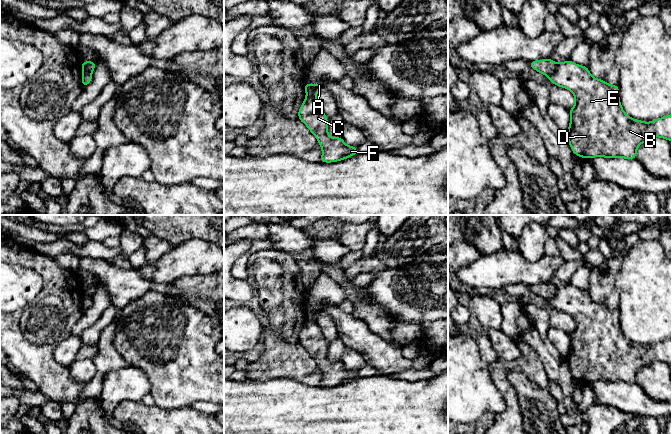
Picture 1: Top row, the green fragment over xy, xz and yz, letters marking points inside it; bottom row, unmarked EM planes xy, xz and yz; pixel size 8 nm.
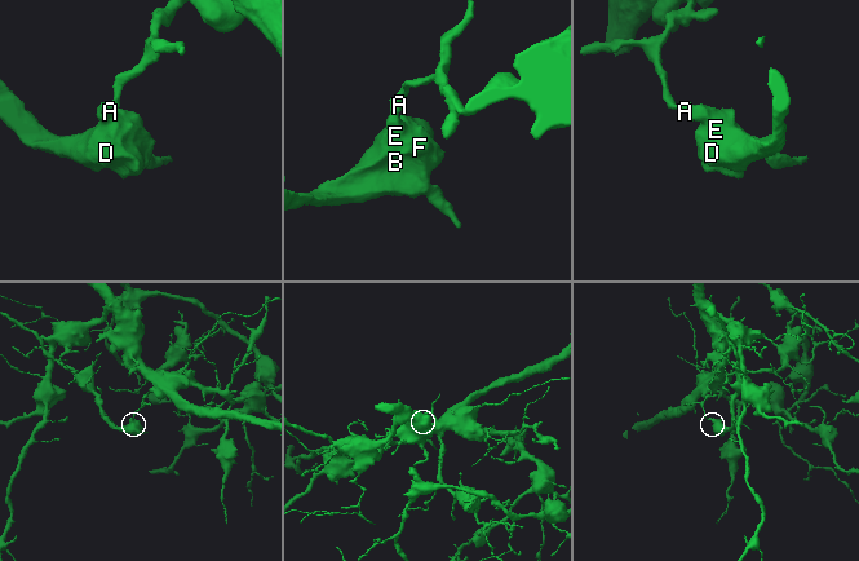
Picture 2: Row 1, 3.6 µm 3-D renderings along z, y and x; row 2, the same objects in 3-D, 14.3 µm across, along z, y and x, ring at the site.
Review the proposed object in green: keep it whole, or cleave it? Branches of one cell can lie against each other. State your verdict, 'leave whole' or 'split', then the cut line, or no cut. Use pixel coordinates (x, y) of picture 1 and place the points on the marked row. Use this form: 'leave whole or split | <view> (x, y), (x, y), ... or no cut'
split | yz (557, 64), (554, 72), (549, 77)

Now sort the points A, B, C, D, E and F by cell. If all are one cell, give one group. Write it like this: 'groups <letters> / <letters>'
groups A / B C D E F

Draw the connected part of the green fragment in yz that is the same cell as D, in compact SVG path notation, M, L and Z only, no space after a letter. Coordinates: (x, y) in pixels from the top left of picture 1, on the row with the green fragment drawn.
M571 60L557 64L550 77L552 84L566 88L575 97L575 104L570 113L570 125L567 130L568 143L573 154L581 158L625 158L634 160L640 144L652 137L672 141L672 114L663 116L649 123L628 116L619 99L619 85L609 85L606 81L594 78L587 66L578 65Z

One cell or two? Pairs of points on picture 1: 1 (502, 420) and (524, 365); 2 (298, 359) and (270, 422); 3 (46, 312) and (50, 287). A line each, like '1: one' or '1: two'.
1: one
2: two
3: two

